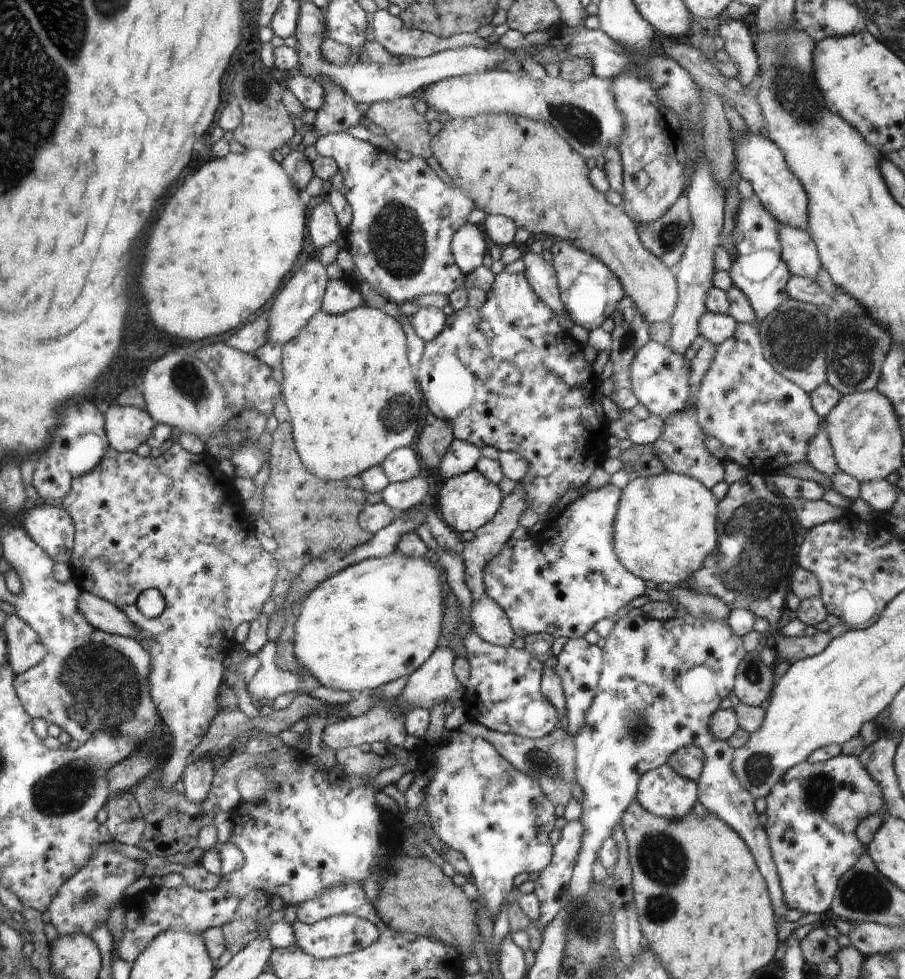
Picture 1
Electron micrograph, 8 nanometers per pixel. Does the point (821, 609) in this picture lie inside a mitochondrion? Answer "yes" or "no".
no

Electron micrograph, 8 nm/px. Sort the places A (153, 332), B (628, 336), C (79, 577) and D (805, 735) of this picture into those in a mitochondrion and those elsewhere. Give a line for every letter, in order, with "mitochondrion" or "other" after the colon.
A: other
B: mitochondrion
C: other
D: other

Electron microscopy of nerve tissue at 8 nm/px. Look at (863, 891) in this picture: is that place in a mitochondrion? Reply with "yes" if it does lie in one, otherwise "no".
yes

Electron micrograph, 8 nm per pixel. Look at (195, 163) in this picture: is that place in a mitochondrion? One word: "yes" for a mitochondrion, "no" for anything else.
no

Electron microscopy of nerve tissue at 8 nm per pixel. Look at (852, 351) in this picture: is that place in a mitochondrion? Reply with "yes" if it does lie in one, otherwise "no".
yes

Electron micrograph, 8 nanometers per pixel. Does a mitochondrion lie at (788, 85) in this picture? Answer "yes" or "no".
yes

